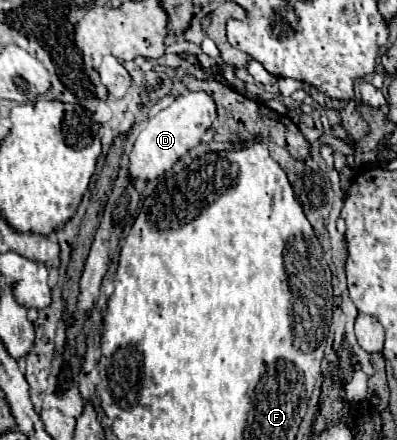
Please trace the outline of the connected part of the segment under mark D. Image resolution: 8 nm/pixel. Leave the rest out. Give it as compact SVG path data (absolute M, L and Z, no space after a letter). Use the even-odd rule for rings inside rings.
M185 92L183 96L175 98L171 106L155 114L147 126L139 132L139 136L133 142L133 148L129 152L127 162L127 174L133 180L155 180L171 170L171 166L185 156L193 146L197 146L207 132L207 128L217 118L213 98L205 92Z

